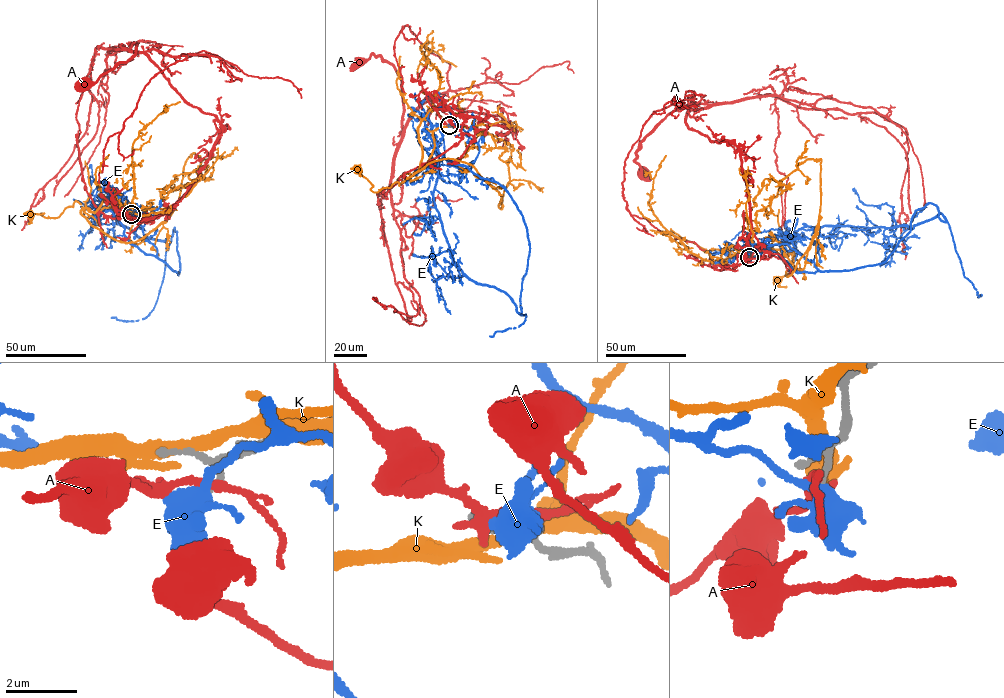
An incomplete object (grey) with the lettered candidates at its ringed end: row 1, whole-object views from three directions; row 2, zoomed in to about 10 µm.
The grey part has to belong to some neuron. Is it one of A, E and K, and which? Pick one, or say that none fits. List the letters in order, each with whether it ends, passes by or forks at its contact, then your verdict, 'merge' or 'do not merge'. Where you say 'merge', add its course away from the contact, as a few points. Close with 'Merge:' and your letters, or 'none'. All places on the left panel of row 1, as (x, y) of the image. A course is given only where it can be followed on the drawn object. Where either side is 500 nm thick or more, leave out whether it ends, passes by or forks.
A: it passes by; do not merge
E: it forks there; do not merge
K: it passes by; do not merge
Merge: none

